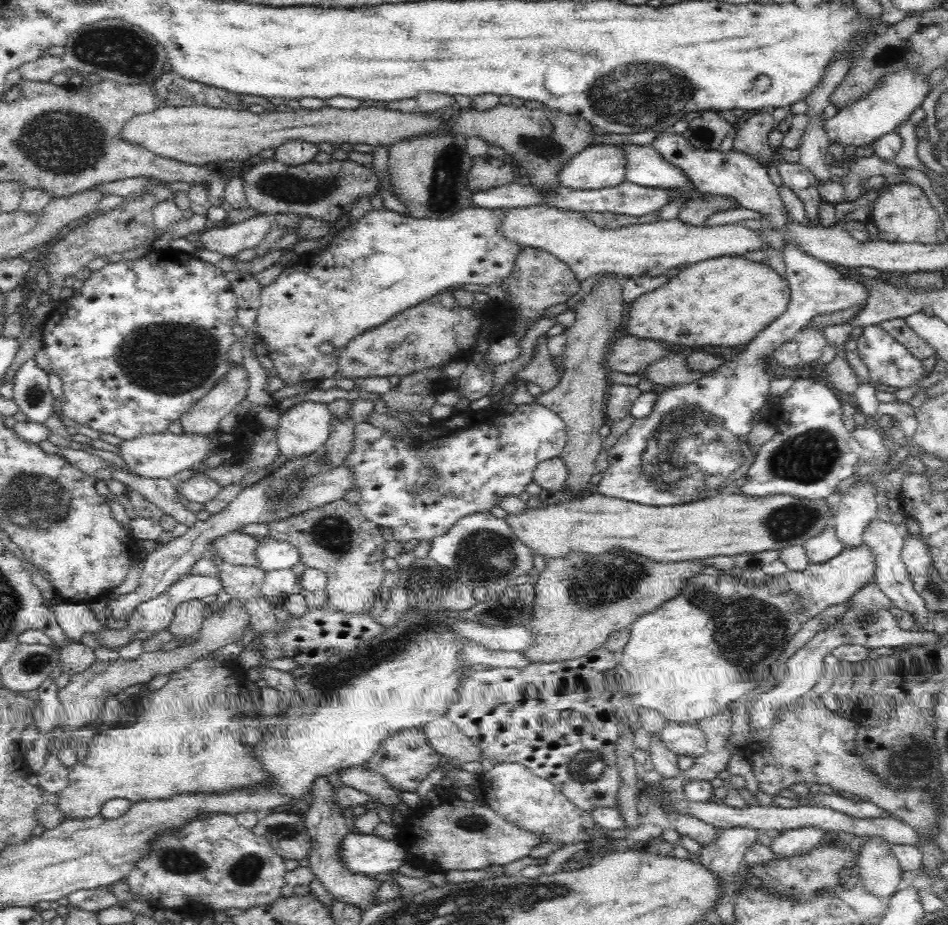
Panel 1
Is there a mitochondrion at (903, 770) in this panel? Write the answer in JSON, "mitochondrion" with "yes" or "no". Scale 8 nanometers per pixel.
{"mitochondrion":"yes"}

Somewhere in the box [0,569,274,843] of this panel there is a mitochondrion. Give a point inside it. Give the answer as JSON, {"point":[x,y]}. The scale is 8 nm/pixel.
{"point":[33,663]}

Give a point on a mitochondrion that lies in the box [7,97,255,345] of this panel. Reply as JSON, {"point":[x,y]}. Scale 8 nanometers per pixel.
{"point":[60,142]}

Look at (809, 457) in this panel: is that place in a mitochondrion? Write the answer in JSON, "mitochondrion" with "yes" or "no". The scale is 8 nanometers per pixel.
{"mitochondrion":"yes"}

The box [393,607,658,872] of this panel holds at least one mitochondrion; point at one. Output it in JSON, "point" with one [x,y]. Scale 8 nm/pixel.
{"point":[594,774]}

